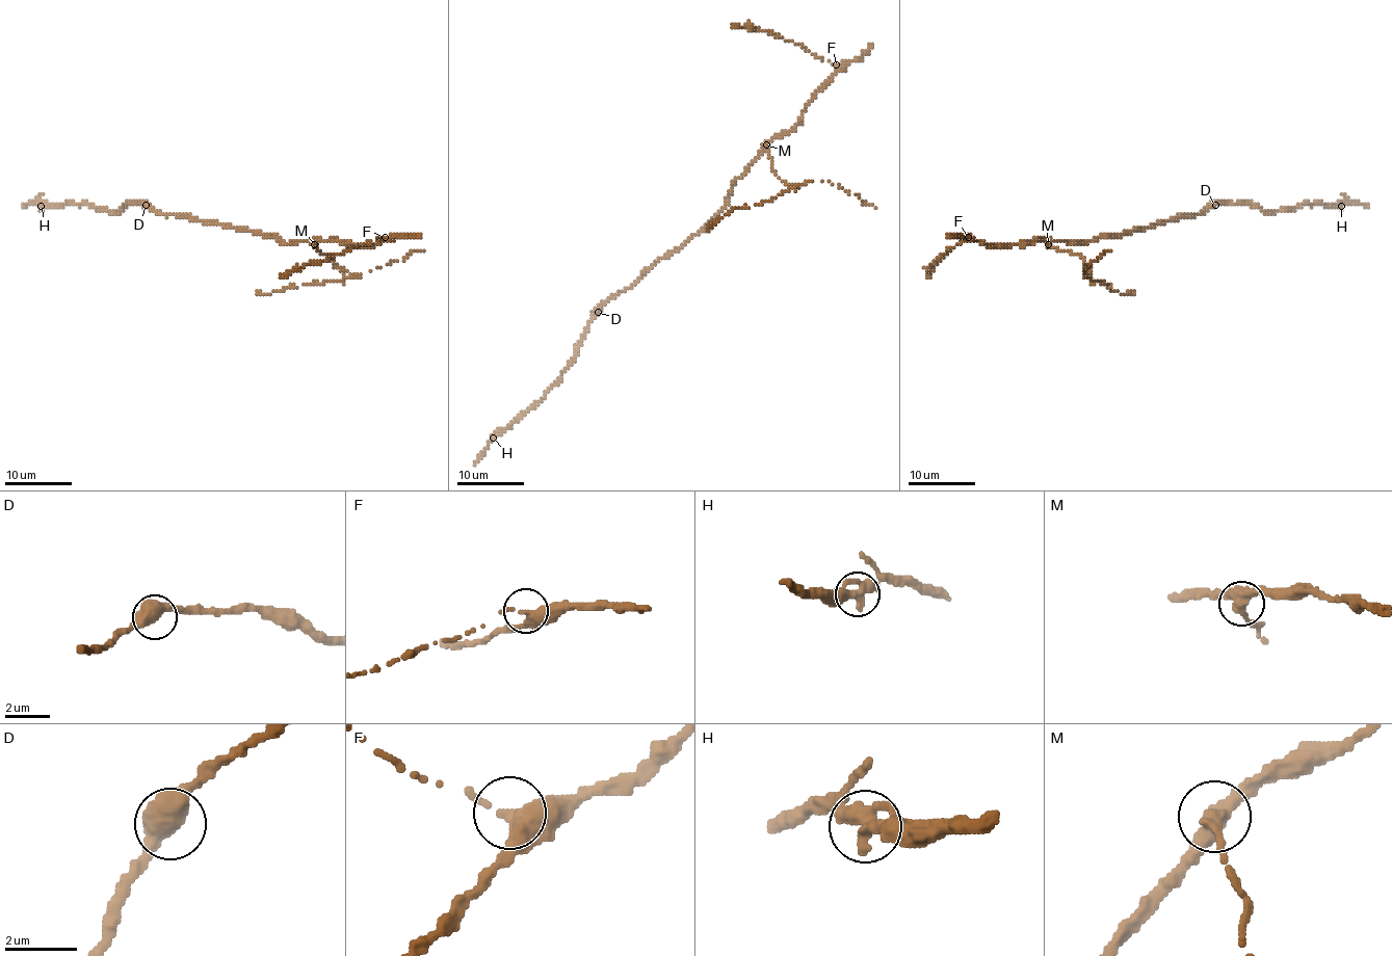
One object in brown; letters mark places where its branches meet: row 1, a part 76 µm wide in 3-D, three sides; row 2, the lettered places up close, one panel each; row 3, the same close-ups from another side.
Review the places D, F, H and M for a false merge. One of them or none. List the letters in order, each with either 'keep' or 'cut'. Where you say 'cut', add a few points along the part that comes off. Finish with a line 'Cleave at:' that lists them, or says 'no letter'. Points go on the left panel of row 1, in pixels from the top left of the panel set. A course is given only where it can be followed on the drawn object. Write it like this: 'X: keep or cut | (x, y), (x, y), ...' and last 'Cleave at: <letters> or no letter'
D: keep
F: keep
H: keep
M: cut | (314, 243), (344, 276), (340, 282), (331, 280), (256, 293)
Cleave at: M

